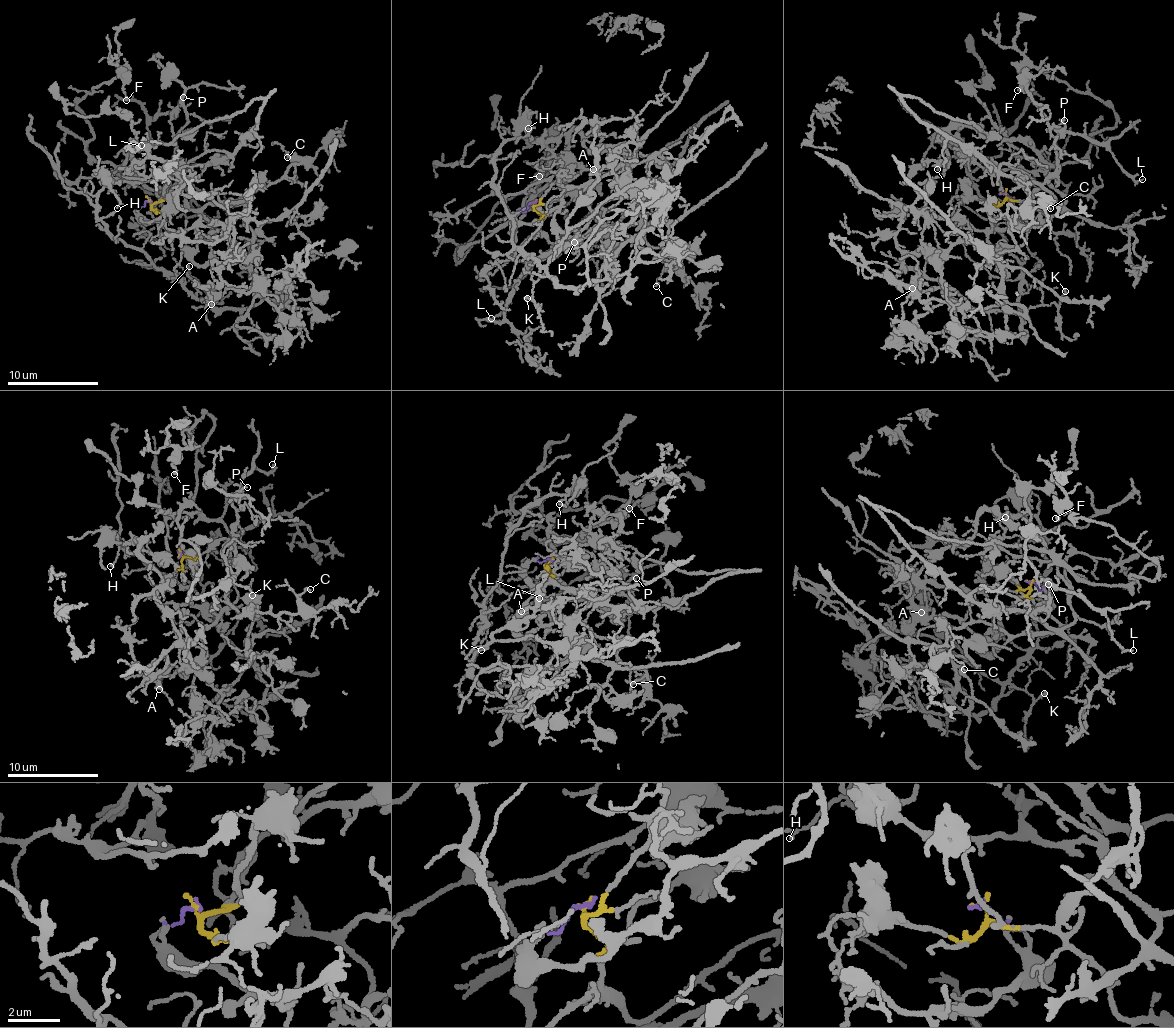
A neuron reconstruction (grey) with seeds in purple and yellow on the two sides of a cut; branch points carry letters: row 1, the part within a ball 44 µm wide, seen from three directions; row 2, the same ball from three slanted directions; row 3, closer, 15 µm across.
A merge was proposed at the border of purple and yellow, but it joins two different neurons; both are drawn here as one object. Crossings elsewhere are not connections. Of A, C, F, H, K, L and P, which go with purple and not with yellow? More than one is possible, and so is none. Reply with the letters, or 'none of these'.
none of these

